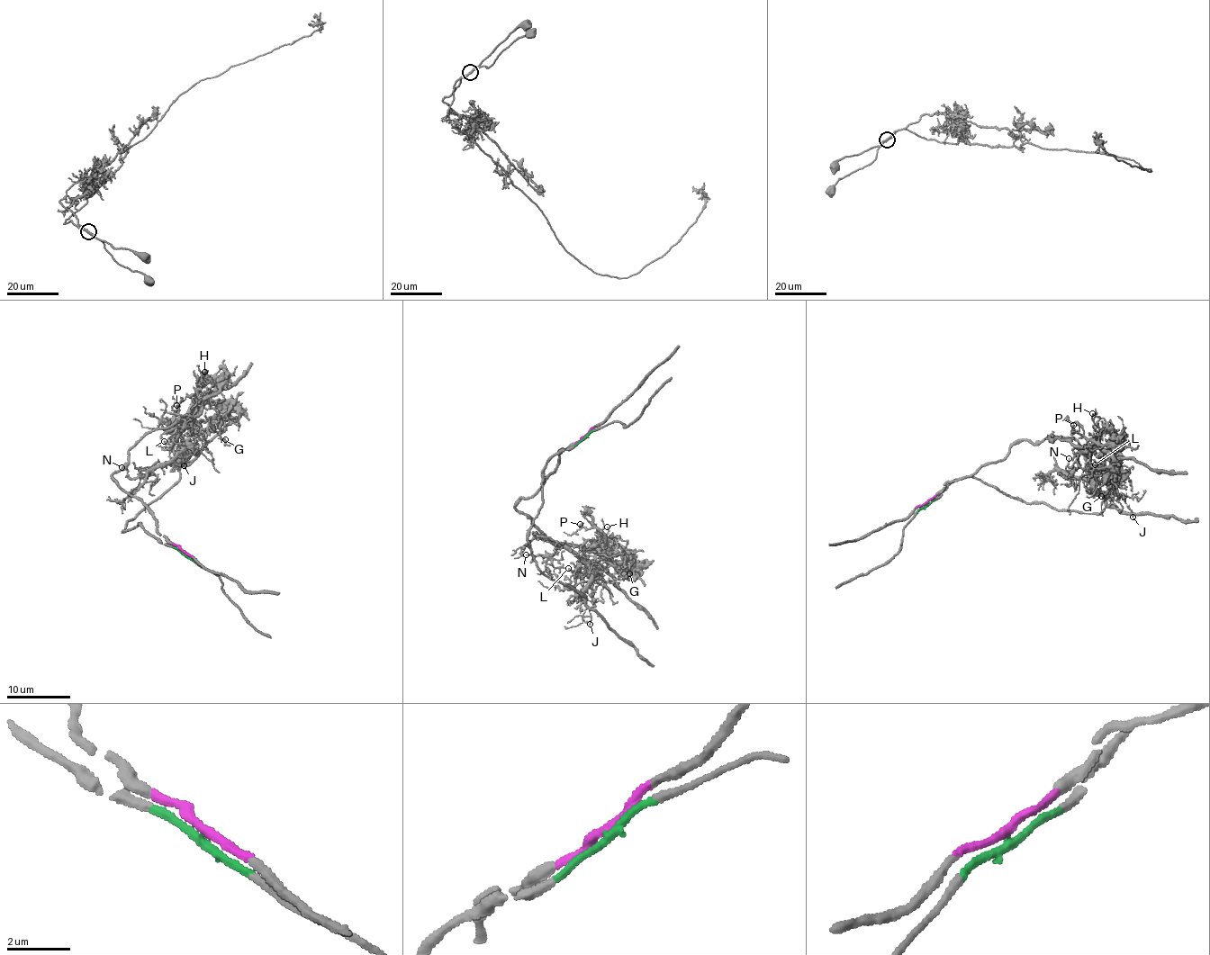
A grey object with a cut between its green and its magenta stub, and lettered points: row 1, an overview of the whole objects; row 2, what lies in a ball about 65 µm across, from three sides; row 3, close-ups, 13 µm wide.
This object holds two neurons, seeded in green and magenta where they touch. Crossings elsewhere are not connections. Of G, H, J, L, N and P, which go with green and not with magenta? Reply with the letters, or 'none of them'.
J, L, N

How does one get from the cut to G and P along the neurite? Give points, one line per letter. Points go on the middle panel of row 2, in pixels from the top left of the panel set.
G: (584, 436), (560, 450), (555, 472), (516, 509), (553, 540), (588, 547), (623, 567), (625, 579), (630, 573)
P: (584, 436), (560, 450), (555, 472), (516, 509), (553, 540), (586, 548), (605, 540), (596, 527), (580, 524)

